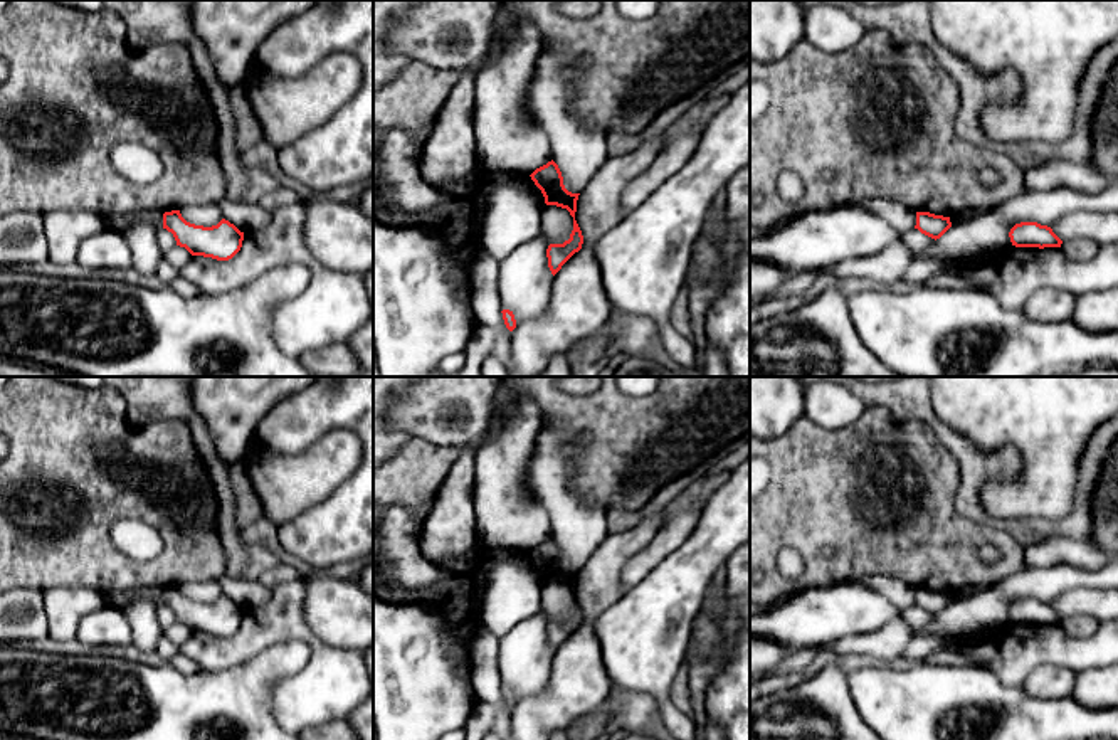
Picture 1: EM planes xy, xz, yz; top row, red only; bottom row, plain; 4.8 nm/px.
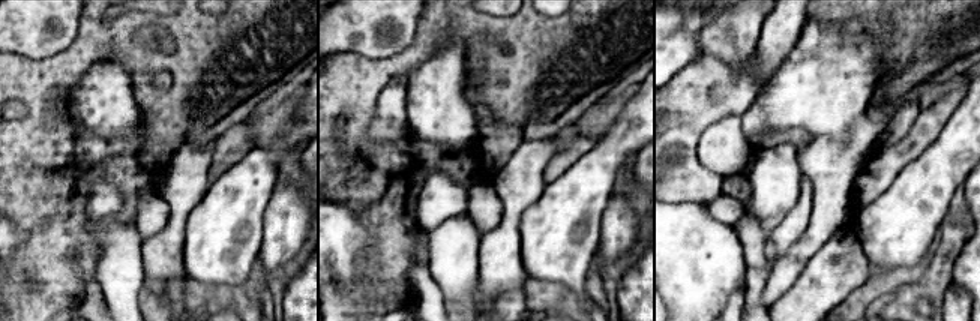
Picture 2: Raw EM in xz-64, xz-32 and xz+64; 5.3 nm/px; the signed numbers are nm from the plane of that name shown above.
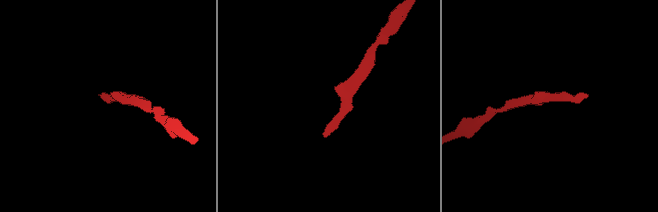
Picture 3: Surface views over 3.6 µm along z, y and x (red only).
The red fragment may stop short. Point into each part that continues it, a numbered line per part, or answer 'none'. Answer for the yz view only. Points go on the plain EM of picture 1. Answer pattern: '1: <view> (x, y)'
none

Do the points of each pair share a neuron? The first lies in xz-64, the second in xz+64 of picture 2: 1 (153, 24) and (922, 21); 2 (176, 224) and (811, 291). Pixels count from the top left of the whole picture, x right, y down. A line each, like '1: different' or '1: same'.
1: same
2: same

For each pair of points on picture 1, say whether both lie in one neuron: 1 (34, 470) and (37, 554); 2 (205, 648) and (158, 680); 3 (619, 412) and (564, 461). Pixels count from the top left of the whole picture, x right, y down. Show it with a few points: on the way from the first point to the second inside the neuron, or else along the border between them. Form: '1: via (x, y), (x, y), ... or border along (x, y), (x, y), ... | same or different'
1: via (37, 490), (37, 533) | same
2: border along (239, 663), (222, 670), (200, 670) | different
3: border along (557, 419), (587, 429), (592, 434), (587, 449) | different

